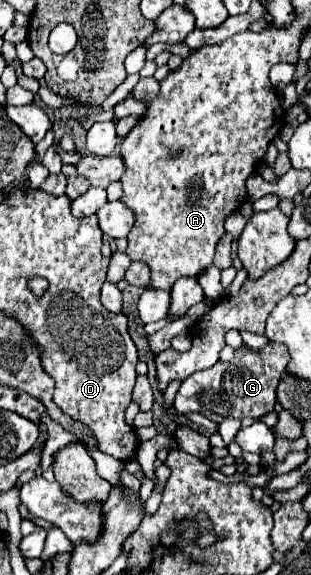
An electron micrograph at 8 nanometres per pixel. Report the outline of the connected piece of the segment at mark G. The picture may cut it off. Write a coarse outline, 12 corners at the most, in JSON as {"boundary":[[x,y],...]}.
{"boundary":[[270,341],[182,381],[178,413],[214,423],[274,409],[290,355]]}

